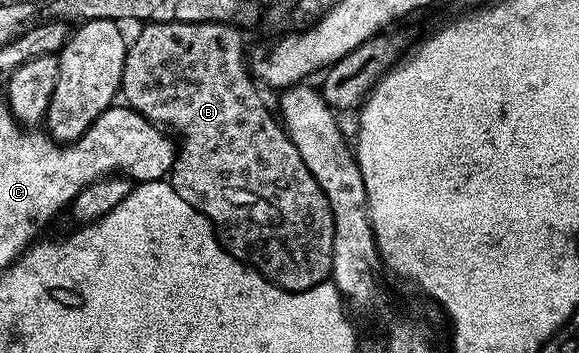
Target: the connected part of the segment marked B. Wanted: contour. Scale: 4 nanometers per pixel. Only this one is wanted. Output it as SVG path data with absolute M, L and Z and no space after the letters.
M193 22L192 24L178 23L144 23L139 28L140 32L136 34L135 41L127 44L127 57L123 63L123 86L121 96L125 99L126 107L132 108L134 112L140 112L146 120L152 124L158 124L164 129L170 130L172 133L180 132L183 135L183 141L180 139L177 144L175 153L175 167L169 173L169 183L173 186L173 190L177 190L177 194L181 194L181 198L185 198L185 202L189 202L189 206L193 206L205 217L215 228L215 235L219 241L223 243L223 249L227 251L233 258L237 258L242 264L247 264L251 268L255 268L269 282L273 282L279 288L285 289L287 292L308 292L313 286L330 281L332 279L331 271L333 270L333 230L335 229L335 215L329 206L329 198L325 198L325 190L321 190L321 186L317 186L317 178L313 178L313 174L309 174L309 166L305 166L305 162L301 158L301 154L297 154L297 146L293 146L293 142L287 136L286 131L278 119L267 109L265 101L259 97L260 89L257 87L256 81L253 79L252 73L249 71L249 64L243 61L243 36L238 27L234 24L222 24L221 22Z

